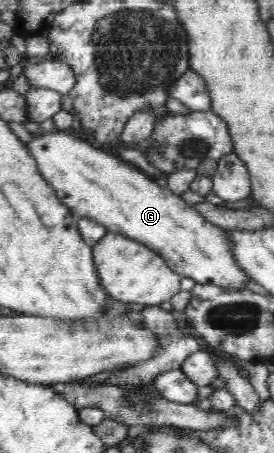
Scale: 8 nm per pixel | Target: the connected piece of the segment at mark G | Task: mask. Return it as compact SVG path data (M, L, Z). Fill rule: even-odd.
M43 131L41 137L33 137L26 148L33 155L32 159L36 161L36 167L43 179L55 190L56 196L61 199L62 205L71 211L75 221L89 218L104 225L109 232L123 234L143 242L155 250L155 253L158 253L179 276L191 277L195 283L211 283L221 288L244 290L247 281L251 280L236 264L228 247L228 240L219 226L208 222L180 195L175 195L171 190L157 184L156 179L149 179L149 175L145 177L141 169L131 167L125 160L121 161L118 155L113 157L111 153L103 151L103 147L93 147L91 143L77 139L67 131L55 133Z

